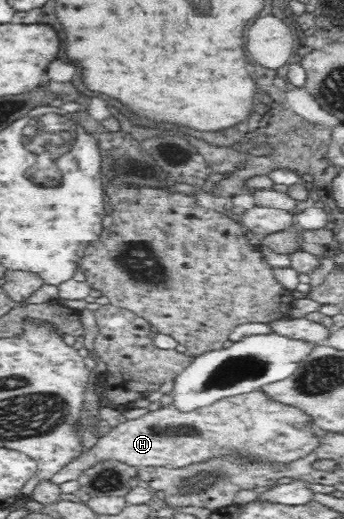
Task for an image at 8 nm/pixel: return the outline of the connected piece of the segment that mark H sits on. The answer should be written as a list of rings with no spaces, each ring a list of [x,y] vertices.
[[[264,391],[222,398],[186,414],[179,412],[174,402],[166,402],[166,406],[158,406],[158,410],[150,410],[141,418],[122,422],[109,431],[106,436],[100,436],[92,448],[84,450],[74,462],[62,467],[50,481],[61,485],[68,480],[76,480],[82,472],[108,460],[124,462],[136,468],[172,469],[227,457],[260,465],[294,465],[294,462],[302,462],[302,458],[310,457],[310,452],[320,446],[320,437],[324,433],[304,410],[275,402],[267,398]]]

